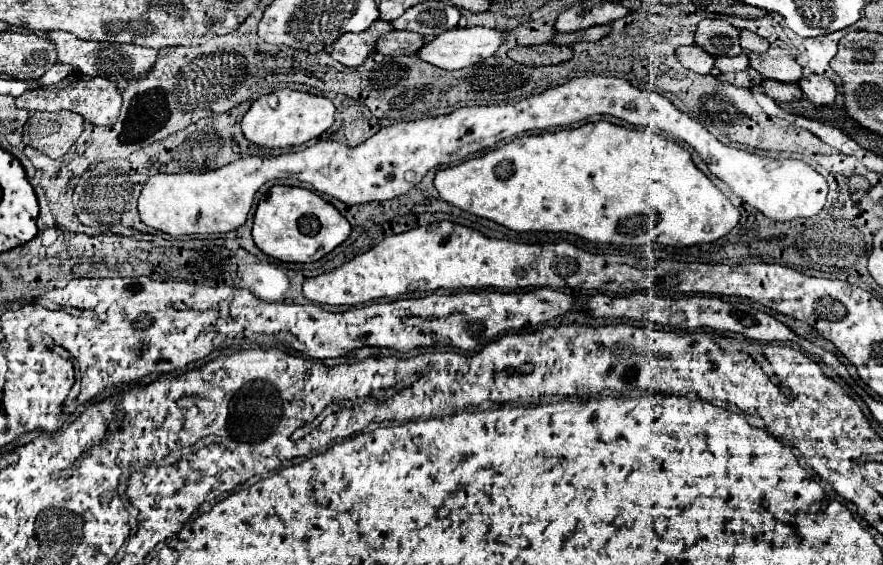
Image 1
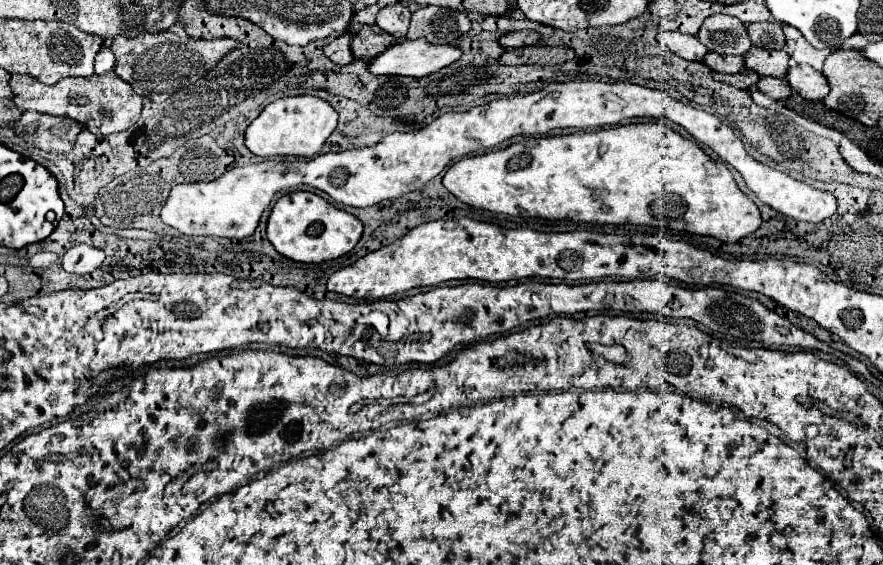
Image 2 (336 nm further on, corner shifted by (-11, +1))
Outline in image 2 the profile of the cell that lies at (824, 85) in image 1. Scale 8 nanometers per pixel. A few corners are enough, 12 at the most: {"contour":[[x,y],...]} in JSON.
{"contour":[[796,64],[786,74],[806,100],[824,100],[830,92],[822,72]]}

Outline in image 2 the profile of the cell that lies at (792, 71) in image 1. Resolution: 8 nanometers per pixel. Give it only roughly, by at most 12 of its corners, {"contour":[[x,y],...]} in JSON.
{"contour":[[752,46],[746,68],[760,76],[786,78],[790,56],[786,50]]}

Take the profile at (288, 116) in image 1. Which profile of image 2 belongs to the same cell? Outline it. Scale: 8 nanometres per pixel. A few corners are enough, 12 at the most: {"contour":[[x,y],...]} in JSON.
{"contour":[[316,96],[268,104],[246,128],[258,156],[316,156],[338,112]]}

